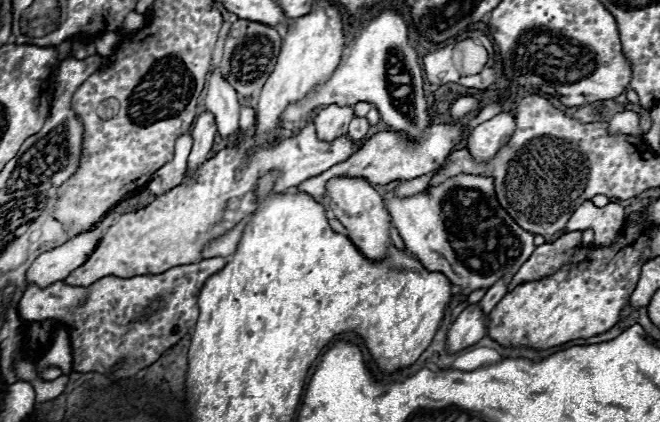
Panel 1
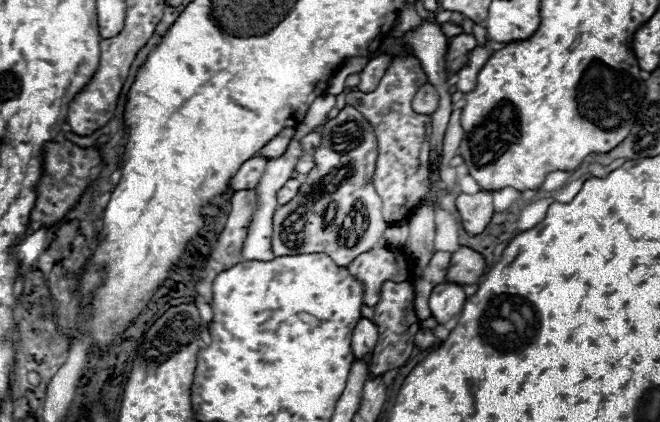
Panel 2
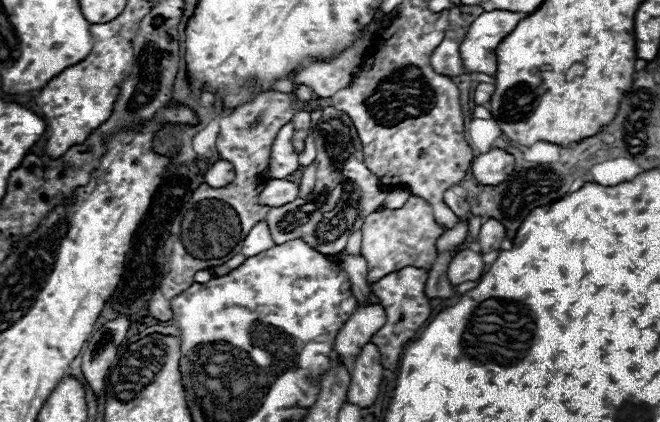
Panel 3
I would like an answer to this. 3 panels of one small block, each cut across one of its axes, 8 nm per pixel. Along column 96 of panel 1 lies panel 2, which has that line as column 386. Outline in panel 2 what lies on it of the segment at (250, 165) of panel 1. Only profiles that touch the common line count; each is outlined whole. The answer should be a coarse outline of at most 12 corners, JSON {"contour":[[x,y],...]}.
{"contour":[[376,244],[348,266],[376,306],[386,280],[412,276],[404,250]]}

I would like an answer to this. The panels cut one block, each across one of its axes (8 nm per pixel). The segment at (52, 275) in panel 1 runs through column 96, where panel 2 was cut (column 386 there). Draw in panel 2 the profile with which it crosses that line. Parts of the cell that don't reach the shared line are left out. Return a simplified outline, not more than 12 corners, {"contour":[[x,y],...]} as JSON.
{"contour":[[388,224],[382,240],[402,248],[408,238],[406,224]]}

